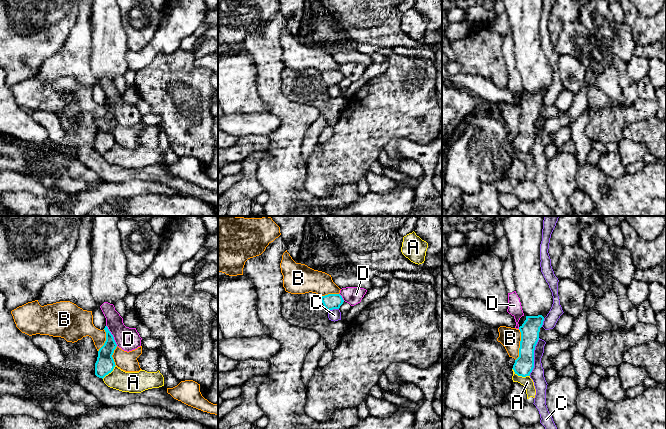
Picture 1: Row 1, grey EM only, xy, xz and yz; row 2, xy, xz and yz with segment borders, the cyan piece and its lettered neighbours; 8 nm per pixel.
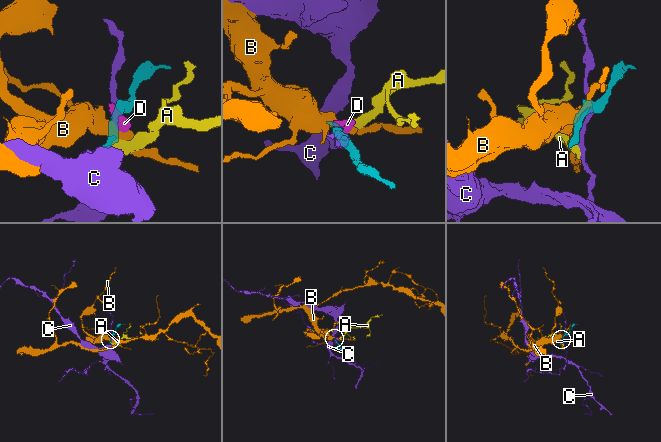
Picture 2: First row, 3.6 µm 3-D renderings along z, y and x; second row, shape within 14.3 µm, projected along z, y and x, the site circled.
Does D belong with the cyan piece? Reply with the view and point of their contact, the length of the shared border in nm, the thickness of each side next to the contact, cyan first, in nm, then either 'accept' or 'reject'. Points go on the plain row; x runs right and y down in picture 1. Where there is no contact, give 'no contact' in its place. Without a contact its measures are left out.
contact xy (112, 111); length 190 nm; calibres 150 and 190 nm; reject

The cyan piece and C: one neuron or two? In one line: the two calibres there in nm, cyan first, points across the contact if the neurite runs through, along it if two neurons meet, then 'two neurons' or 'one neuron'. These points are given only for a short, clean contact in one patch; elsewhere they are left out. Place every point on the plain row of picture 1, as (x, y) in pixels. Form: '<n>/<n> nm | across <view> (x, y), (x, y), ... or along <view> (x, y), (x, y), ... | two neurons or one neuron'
160/110 nm | two neurons

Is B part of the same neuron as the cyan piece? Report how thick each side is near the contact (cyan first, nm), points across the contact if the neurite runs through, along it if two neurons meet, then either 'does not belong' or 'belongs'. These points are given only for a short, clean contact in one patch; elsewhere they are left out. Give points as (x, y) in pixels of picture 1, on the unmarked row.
160/170 nm | along yz (519, 105), (519, 132), (515, 136) | does not belong

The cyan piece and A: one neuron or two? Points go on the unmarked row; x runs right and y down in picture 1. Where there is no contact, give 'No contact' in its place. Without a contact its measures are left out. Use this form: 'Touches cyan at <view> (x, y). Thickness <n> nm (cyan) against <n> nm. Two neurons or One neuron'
Touches cyan at yz (520, 151). Thickness 160 nm (cyan) against 90 nm. Two neurons

